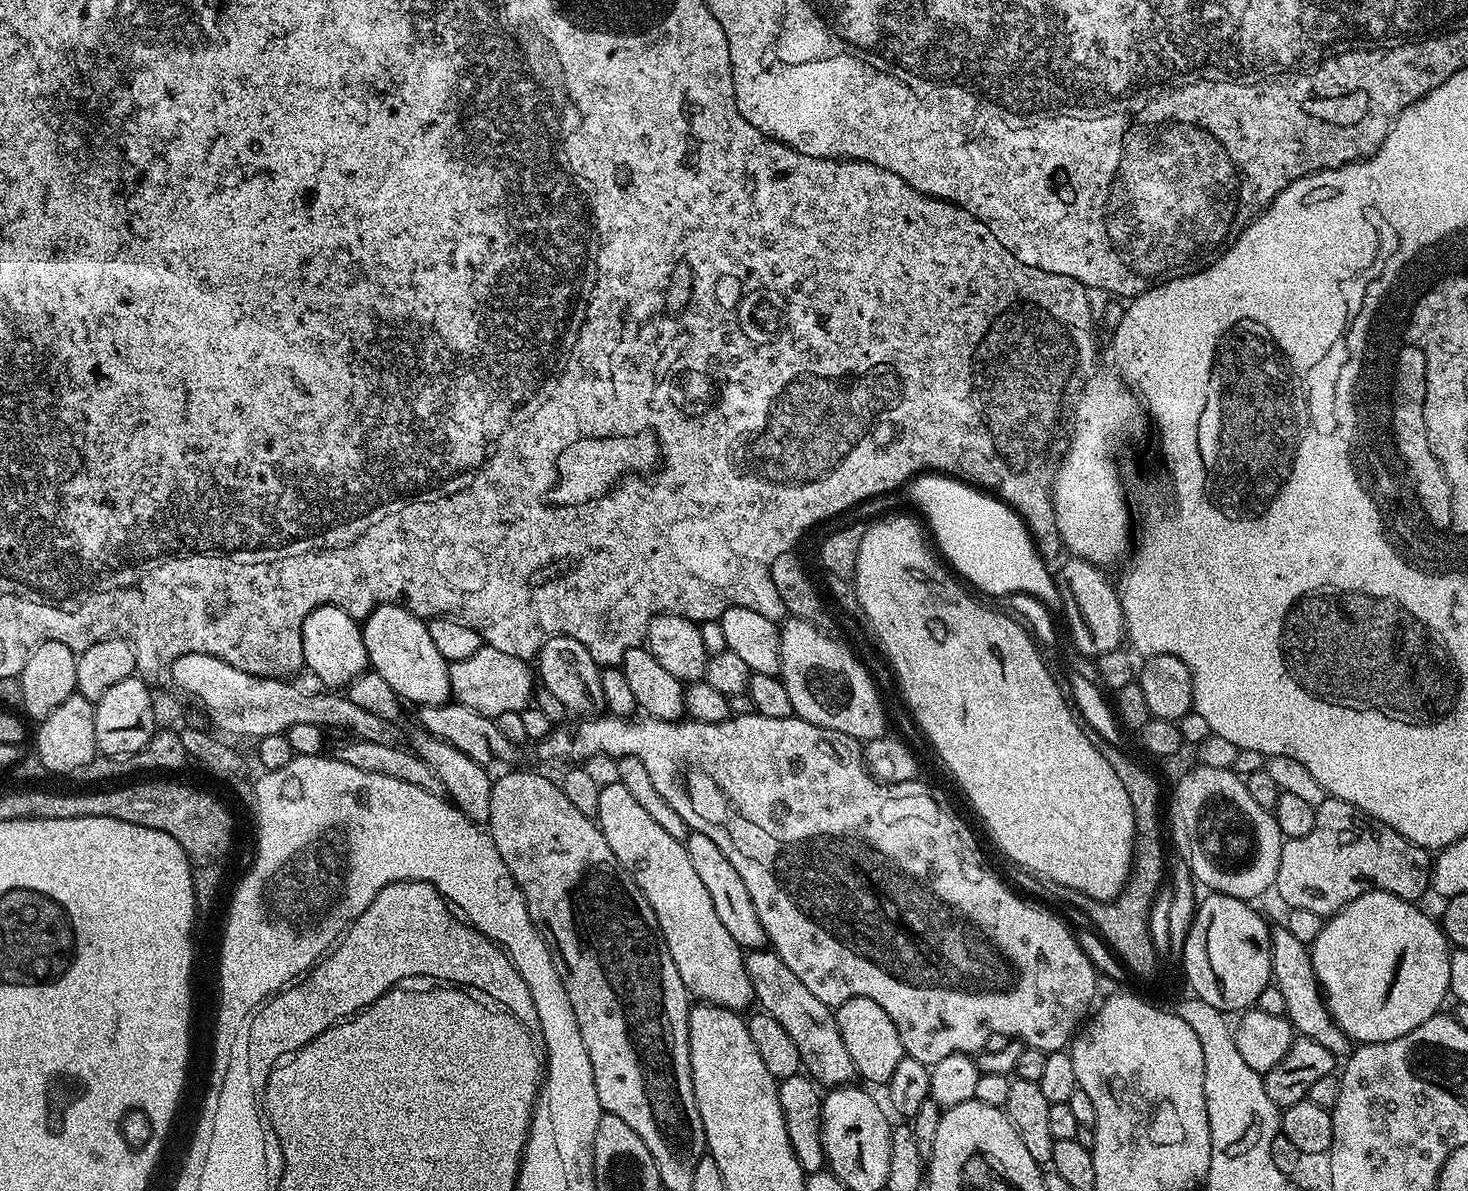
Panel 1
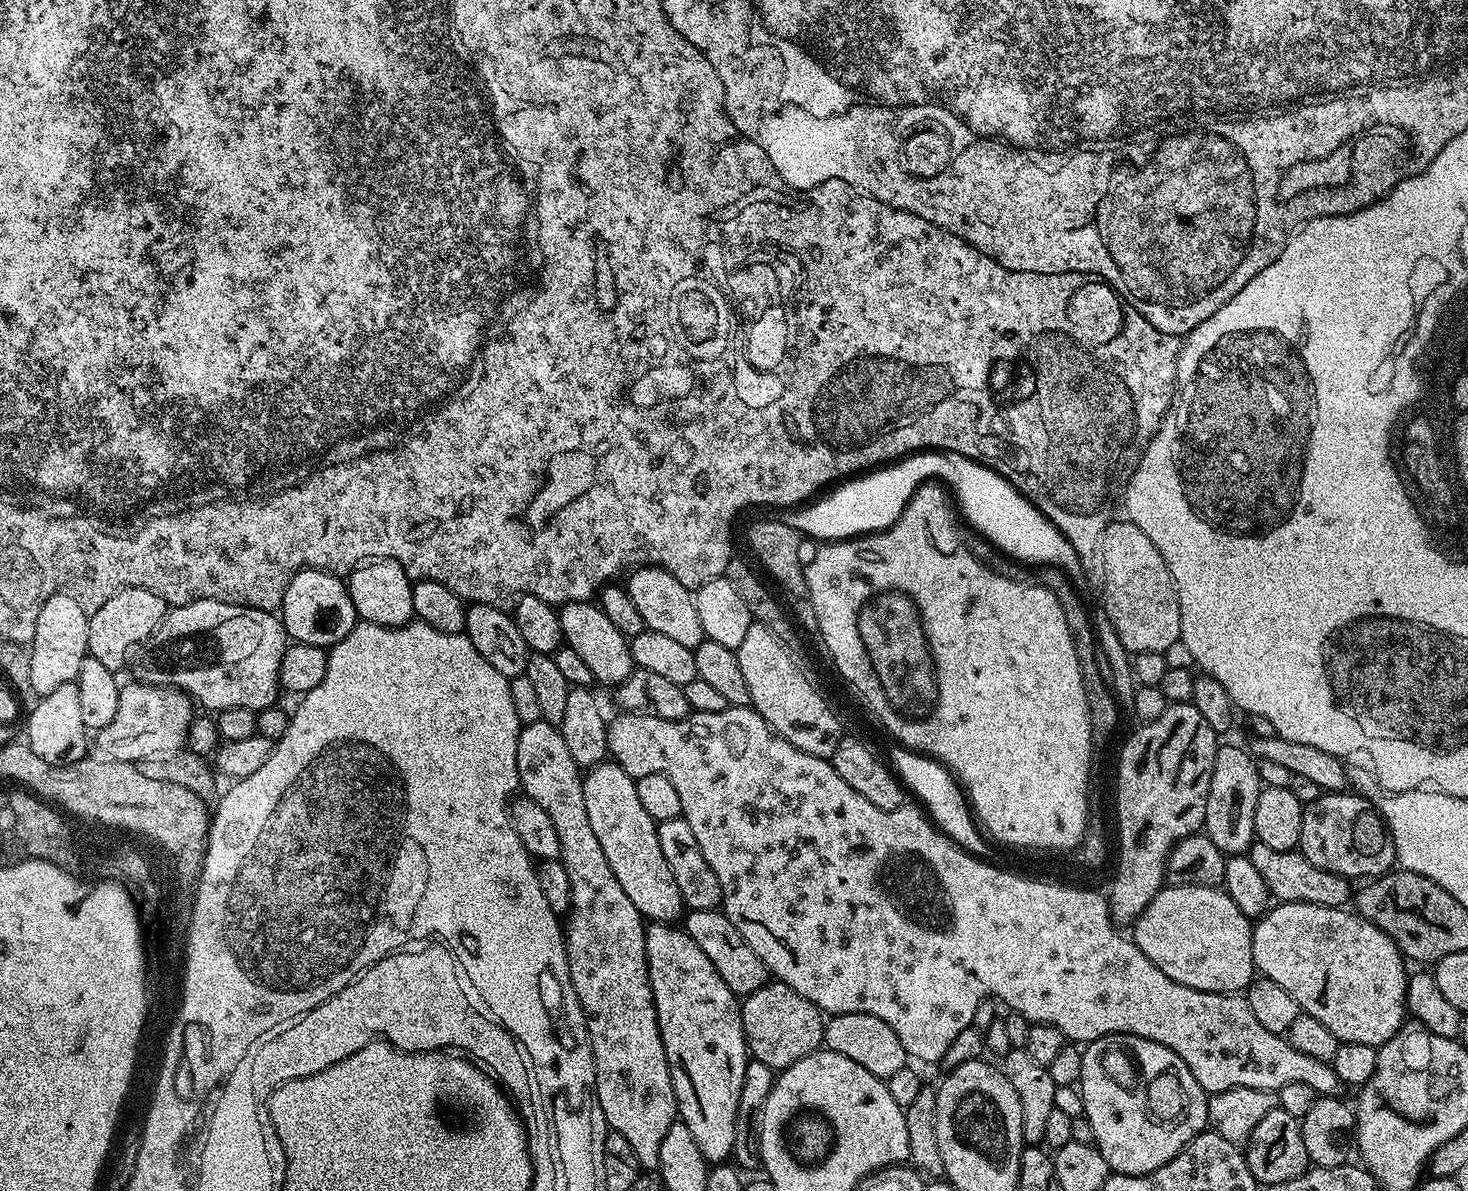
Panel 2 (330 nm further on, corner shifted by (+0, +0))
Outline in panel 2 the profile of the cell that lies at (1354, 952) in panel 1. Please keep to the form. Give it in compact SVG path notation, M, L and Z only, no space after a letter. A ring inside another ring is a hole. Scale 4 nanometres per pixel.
M1277 903L1255 921L1252 953L1257 973L1265 980L1278 982L1298 1002L1303 1015L1318 1018L1342 1044L1366 1042L1379 1046L1405 1027L1406 986L1410 975L1409 969L1404 969L1405 957L1381 928L1366 922L1355 911L1317 904Z

